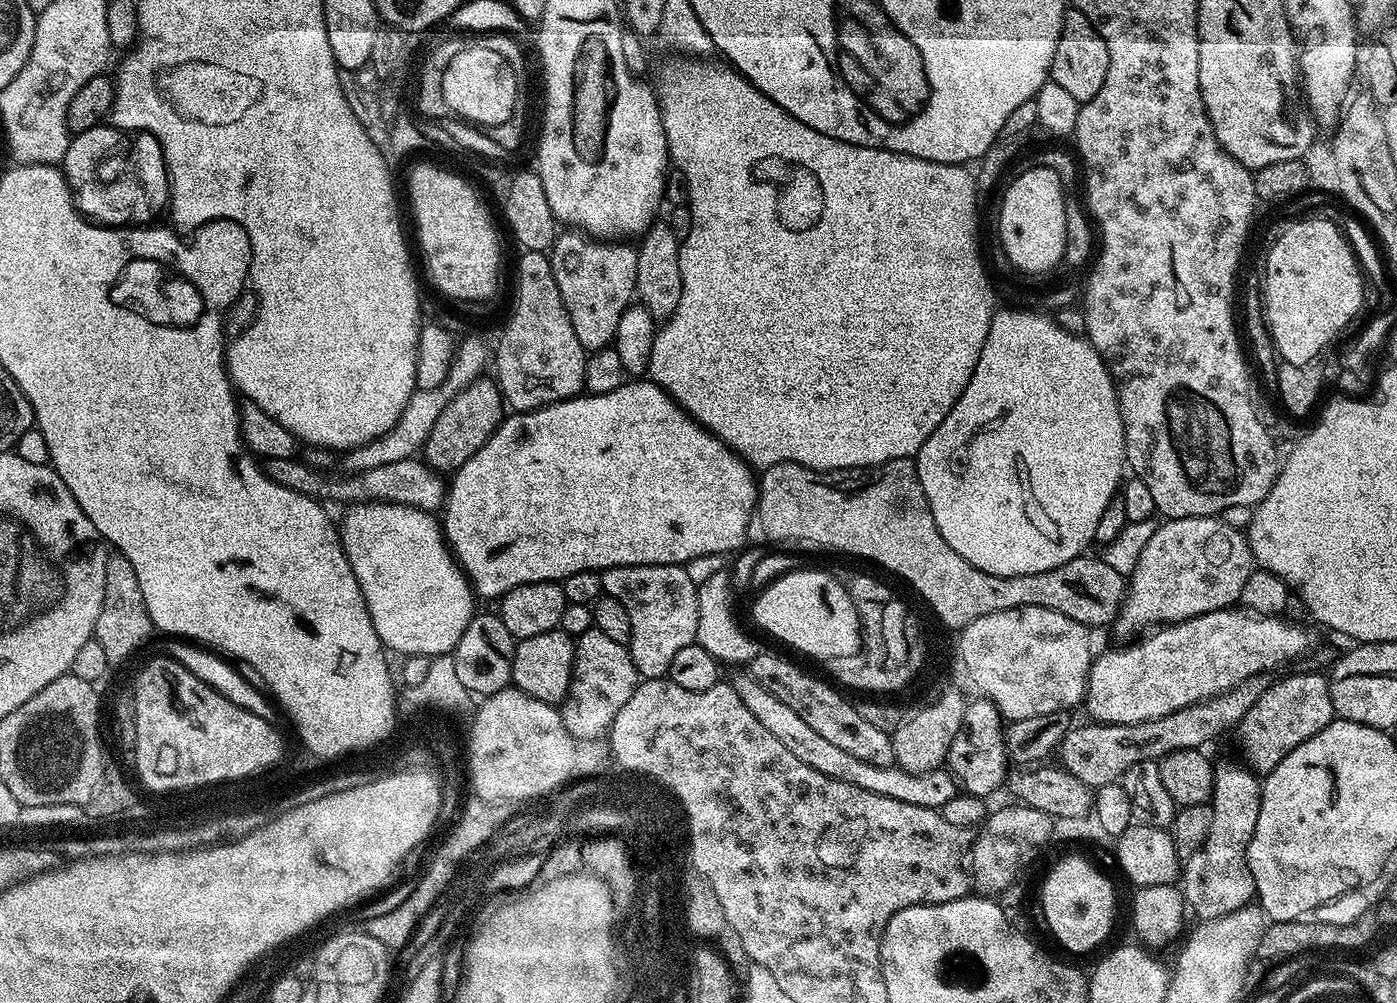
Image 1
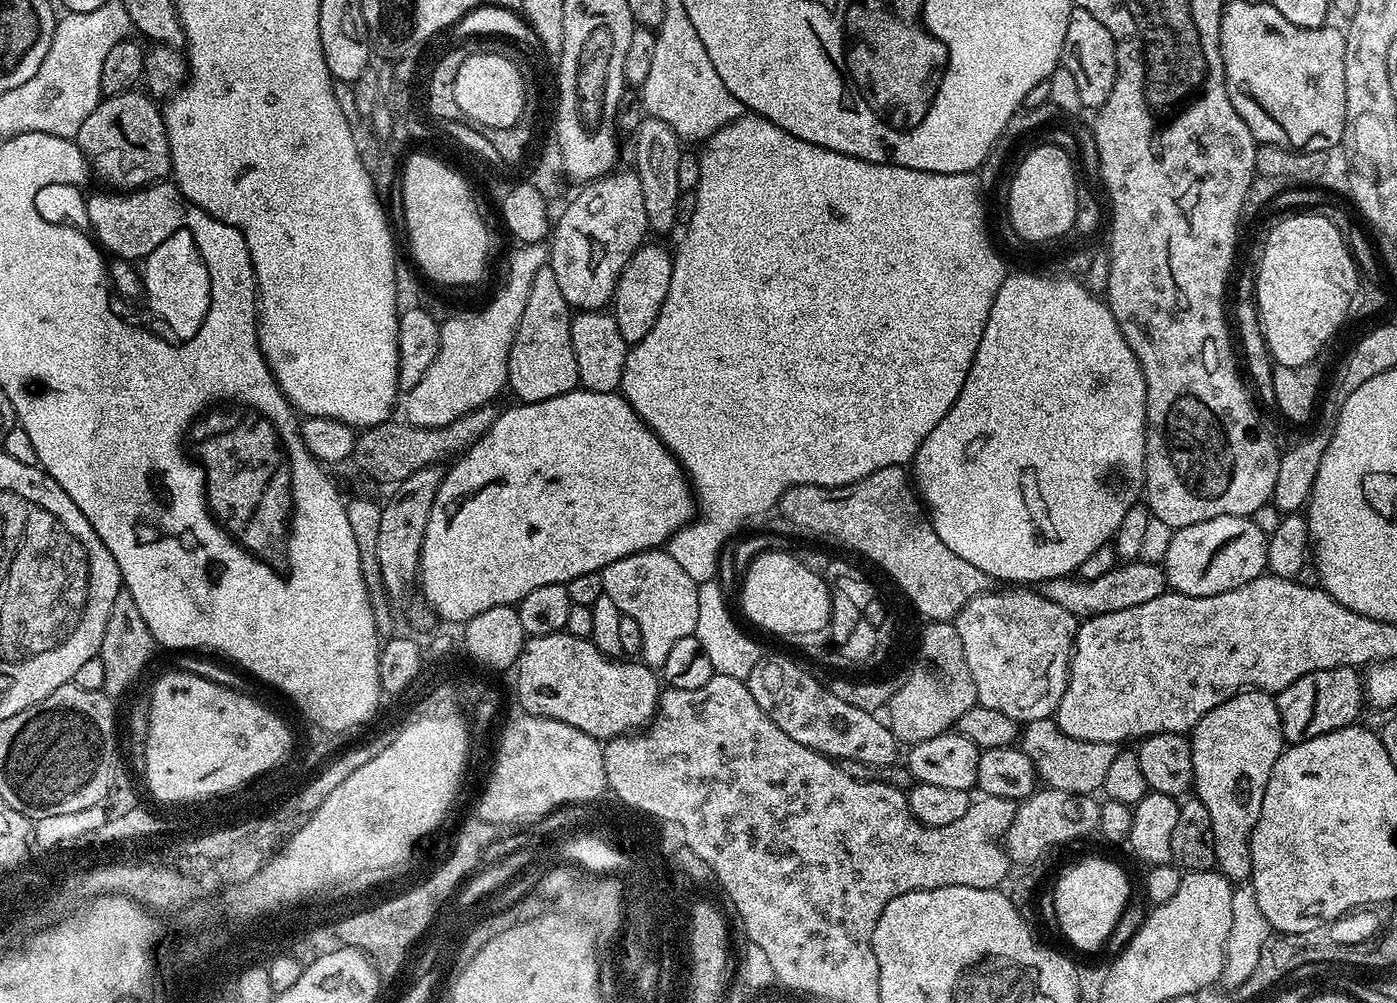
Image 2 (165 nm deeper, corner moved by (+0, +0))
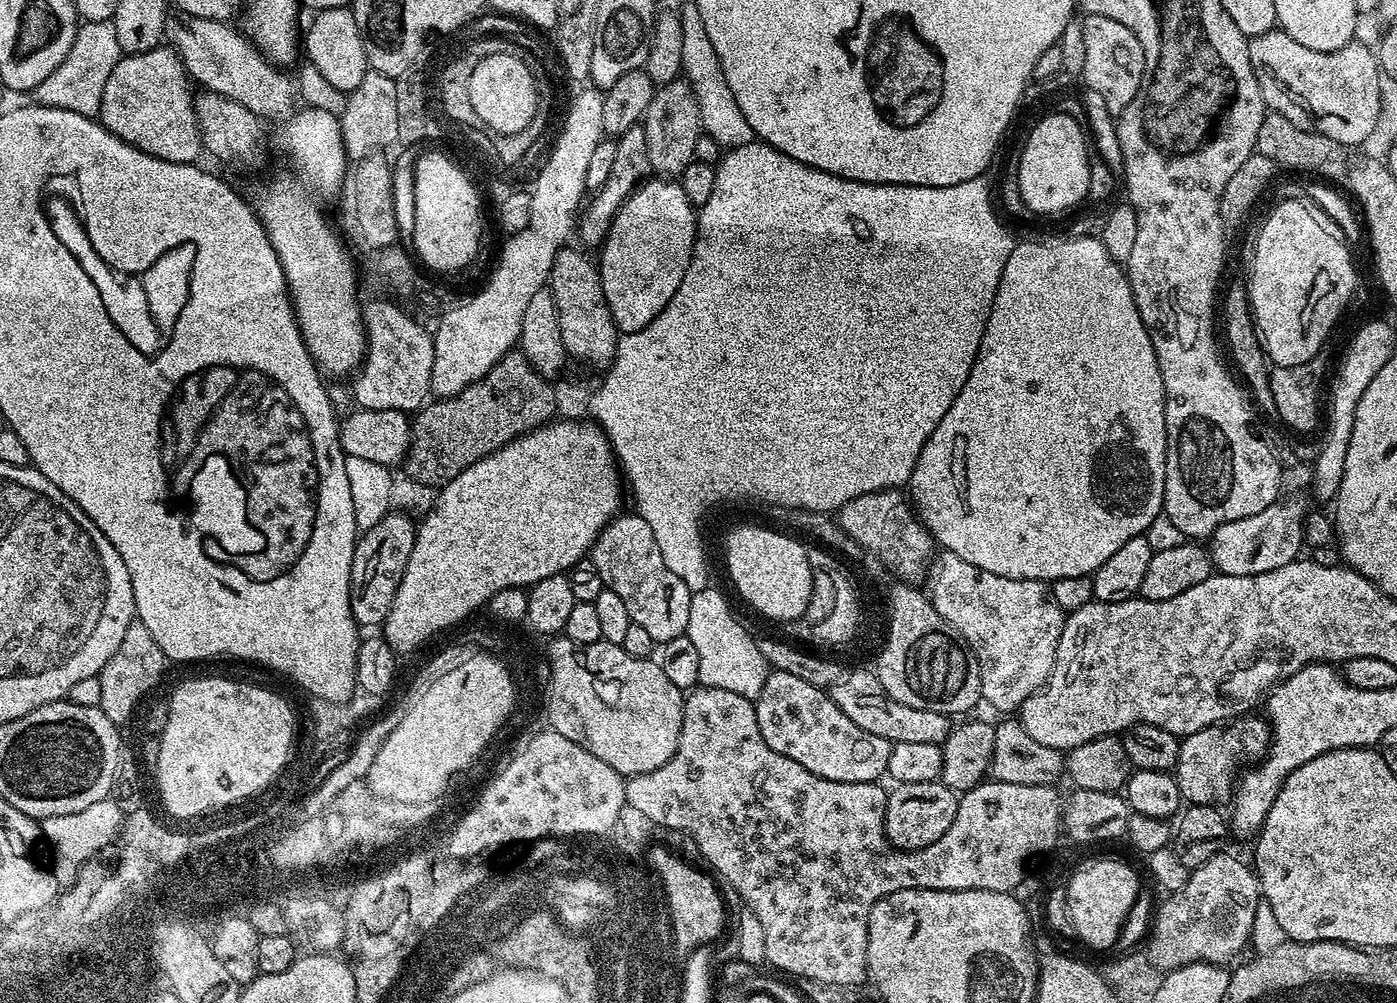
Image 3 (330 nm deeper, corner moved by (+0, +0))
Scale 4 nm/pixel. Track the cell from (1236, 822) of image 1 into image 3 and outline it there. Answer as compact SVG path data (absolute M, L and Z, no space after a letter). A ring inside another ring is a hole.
M1248 714L1223 726L1203 728L1181 739L1174 775L1181 797L1188 804L1223 805L1223 800L1225 803L1234 791L1241 771L1240 764L1259 761L1267 753L1270 725L1267 719L1255 720L1254 717L1255 715Z

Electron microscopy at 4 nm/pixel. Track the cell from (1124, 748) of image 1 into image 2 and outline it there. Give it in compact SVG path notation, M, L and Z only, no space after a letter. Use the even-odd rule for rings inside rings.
M1055 719L1029 720L1018 737L1018 747L1030 758L1037 777L1047 787L1079 796L1092 796L1103 789L1106 773L1114 763L1118 748L1110 742L1086 742L1070 738L1057 726Z

